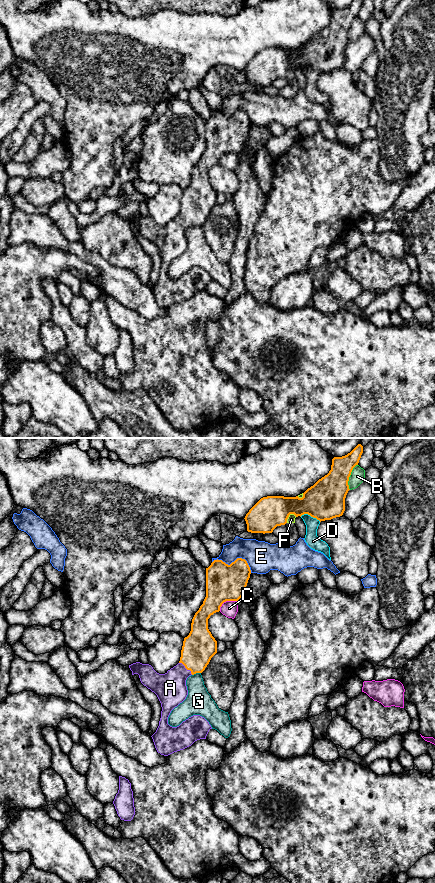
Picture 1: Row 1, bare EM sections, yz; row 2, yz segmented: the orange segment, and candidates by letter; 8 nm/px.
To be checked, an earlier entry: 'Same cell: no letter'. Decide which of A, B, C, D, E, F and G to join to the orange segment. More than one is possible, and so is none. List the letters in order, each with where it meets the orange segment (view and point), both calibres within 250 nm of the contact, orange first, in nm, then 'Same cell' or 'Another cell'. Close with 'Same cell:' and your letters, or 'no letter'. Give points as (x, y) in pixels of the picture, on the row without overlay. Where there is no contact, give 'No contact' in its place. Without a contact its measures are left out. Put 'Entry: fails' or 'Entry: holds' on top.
Entry: fails
A: Touches orange at yz (186, 220). Thickness 260 nm (orange) against 260 nm. Same cell
B: Touches orange at yz (349, 28). Thickness 300 nm (orange) against 120 nm. Another cell
C: Touches orange at yz (226, 152). Thickness 300 nm (orange) against 130 nm. Another cell
D: Touches orange at yz (310, 67). Thickness 320 nm (orange) against 110 nm. Another cell
E: Touches orange at yz (235, 112). Thickness 300 nm (orange) against 240 nm. Another cell
F: Touches orange at yz (289, 66). Thickness 260 nm (orange) against 60 nm. Another cell
G: Touches orange at yz (196, 224). Thickness 260 nm (orange) against 200 nm. Another cell
Same cell: A

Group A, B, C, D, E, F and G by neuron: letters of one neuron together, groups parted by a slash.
A / B / C / D / E / F / G

